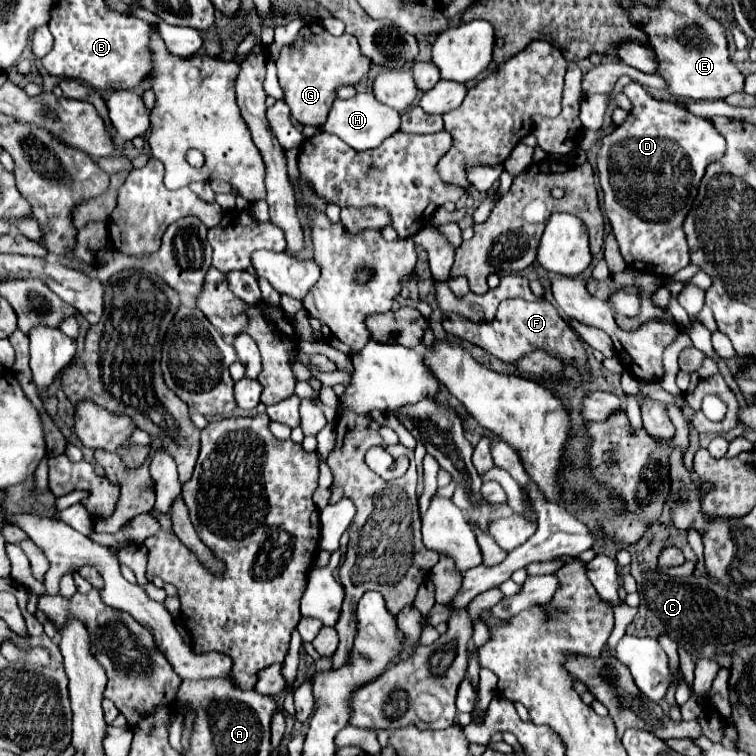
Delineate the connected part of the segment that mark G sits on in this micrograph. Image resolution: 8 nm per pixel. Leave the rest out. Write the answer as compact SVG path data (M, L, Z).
M318 21L306 23L300 29L298 39L280 51L280 57L276 61L278 81L292 117L302 125L322 127L334 103L334 87L340 83L356 85L368 73L370 63L372 61L362 55L358 39L354 35L344 33L342 37L334 37Z

